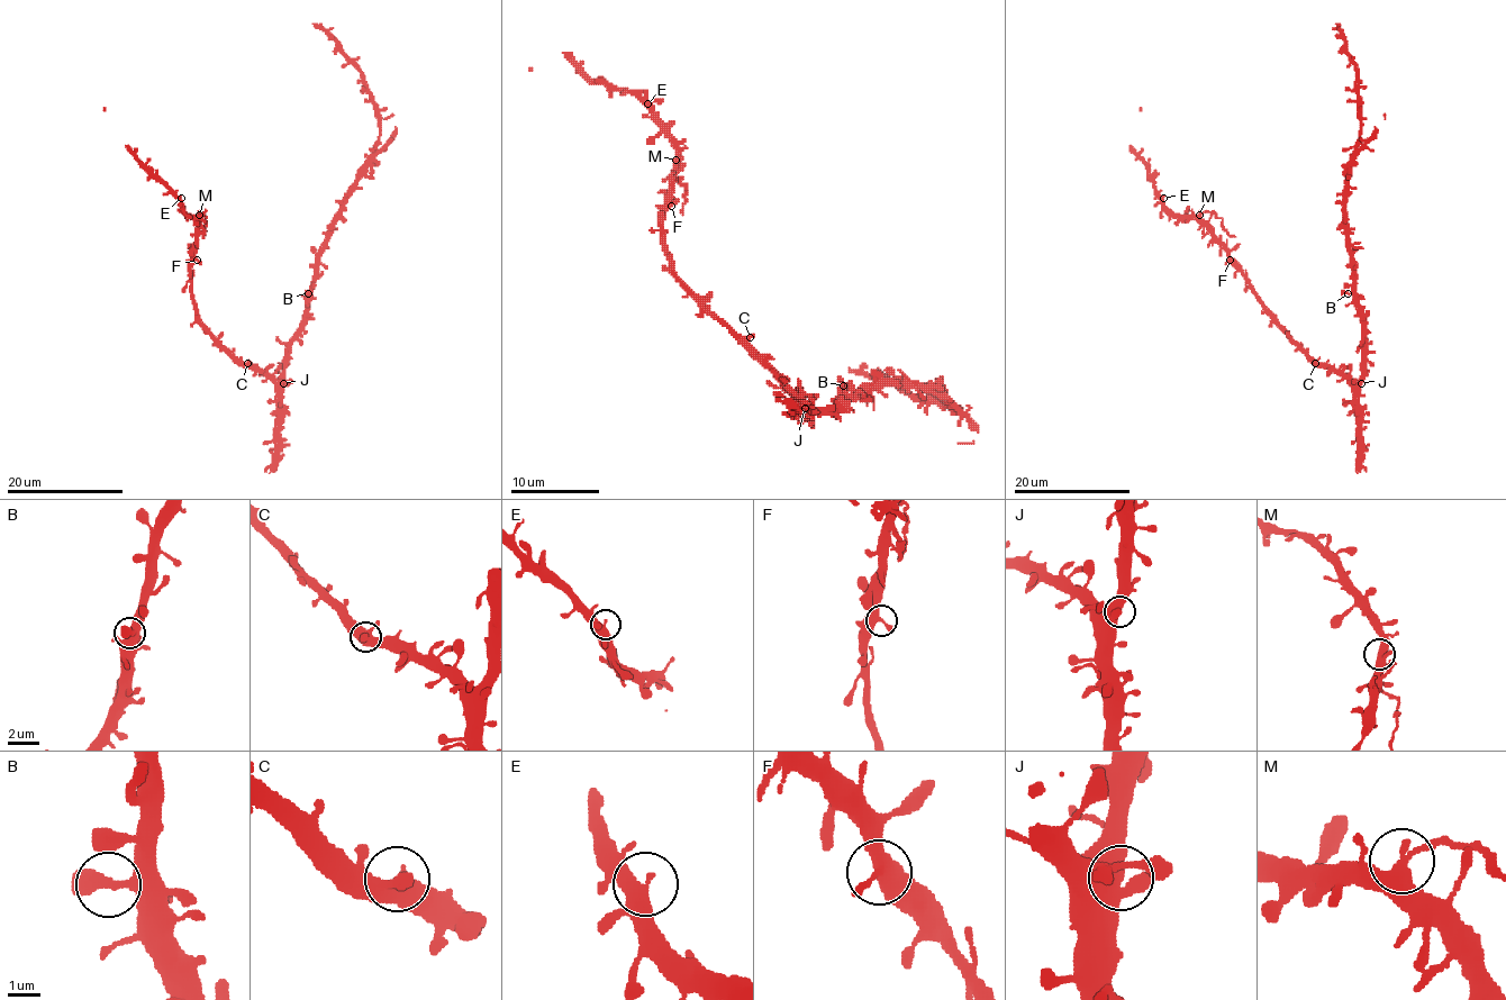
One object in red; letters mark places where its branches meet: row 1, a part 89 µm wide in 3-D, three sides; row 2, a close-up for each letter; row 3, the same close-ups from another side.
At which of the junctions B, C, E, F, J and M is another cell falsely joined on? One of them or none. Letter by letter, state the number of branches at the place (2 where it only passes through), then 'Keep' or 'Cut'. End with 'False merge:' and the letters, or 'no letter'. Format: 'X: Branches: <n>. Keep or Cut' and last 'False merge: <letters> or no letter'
B: Branches: 2. Keep
C: Branches: 2. Keep
E: Branches: 2. Keep
F: Branches: 3. Keep
J: Branches: 4. Keep
M: Branches: 3. Cut
False merge: M

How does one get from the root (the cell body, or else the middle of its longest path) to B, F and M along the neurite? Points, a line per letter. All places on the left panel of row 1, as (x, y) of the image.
B: (274, 382), (283, 375), (287, 347), (299, 328), (308, 293)
F: (274, 382), (243, 365), (202, 324), (192, 296), (191, 265), (197, 260)
M: (274, 382), (243, 365), (199, 318), (191, 275), (199, 215)

